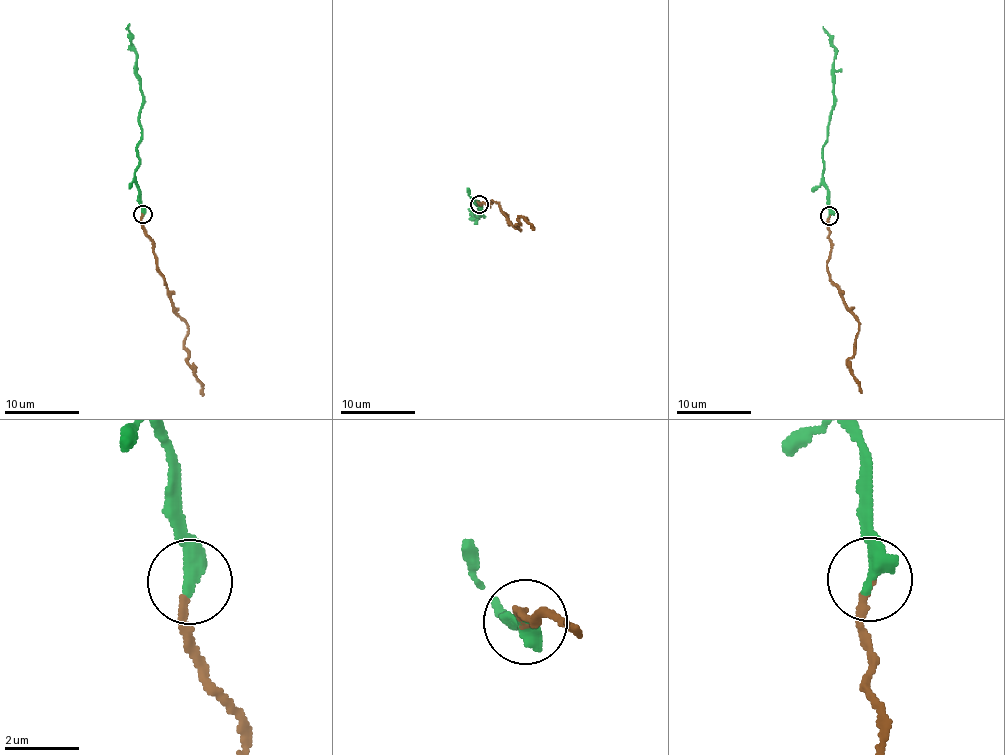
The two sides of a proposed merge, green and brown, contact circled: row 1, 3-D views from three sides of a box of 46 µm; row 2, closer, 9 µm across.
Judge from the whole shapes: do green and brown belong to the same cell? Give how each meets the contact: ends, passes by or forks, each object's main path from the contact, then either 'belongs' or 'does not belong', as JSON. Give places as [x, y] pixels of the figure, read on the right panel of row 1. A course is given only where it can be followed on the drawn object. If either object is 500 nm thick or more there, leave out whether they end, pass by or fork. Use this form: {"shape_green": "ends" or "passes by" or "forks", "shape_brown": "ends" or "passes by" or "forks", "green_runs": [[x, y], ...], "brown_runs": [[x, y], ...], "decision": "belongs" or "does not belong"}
{"shape_green": "ends", "shape_brown": "ends", "green_runs": [[828, 216], [828, 192], [823, 181], [823, 146], [834, 94], [834, 46], [823, 26]], "brown_runs": [[828, 216], [830, 244], [826, 271], [844, 306], [859, 322], [855, 348], [847, 364], [862, 393]], "decision": "belongs"}

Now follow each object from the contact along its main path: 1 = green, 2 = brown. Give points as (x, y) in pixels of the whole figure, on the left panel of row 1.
1: (143, 214), (135, 168), (139, 164), (137, 144), (141, 138), (139, 114), (143, 92), (128, 29), (130, 23)
2: (143, 214), (143, 231), (152, 242), (171, 306), (186, 323), (188, 366), (201, 385), (203, 396)

